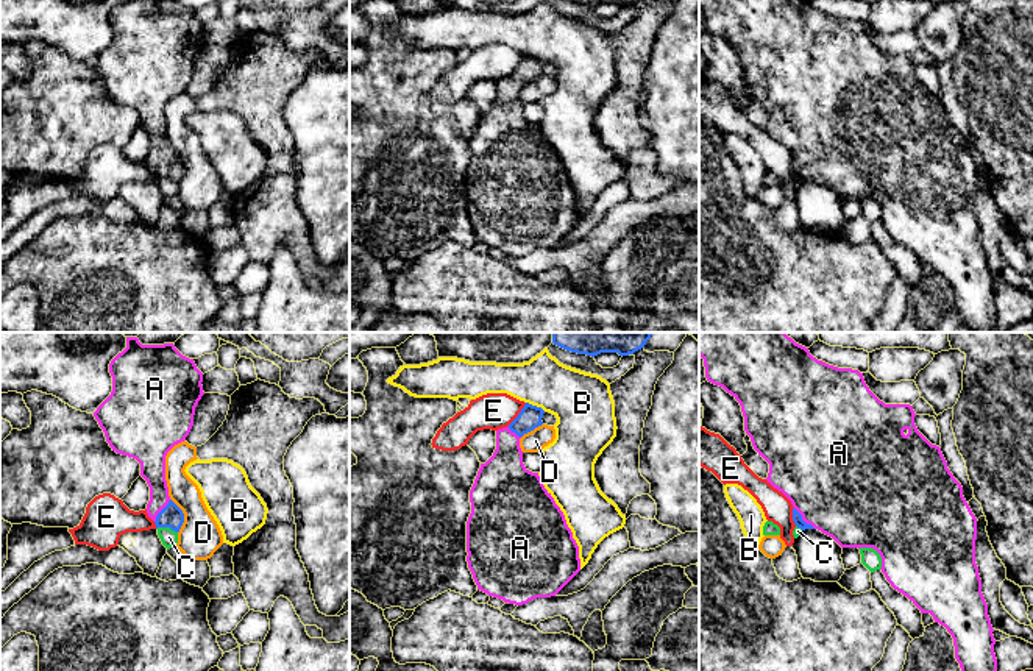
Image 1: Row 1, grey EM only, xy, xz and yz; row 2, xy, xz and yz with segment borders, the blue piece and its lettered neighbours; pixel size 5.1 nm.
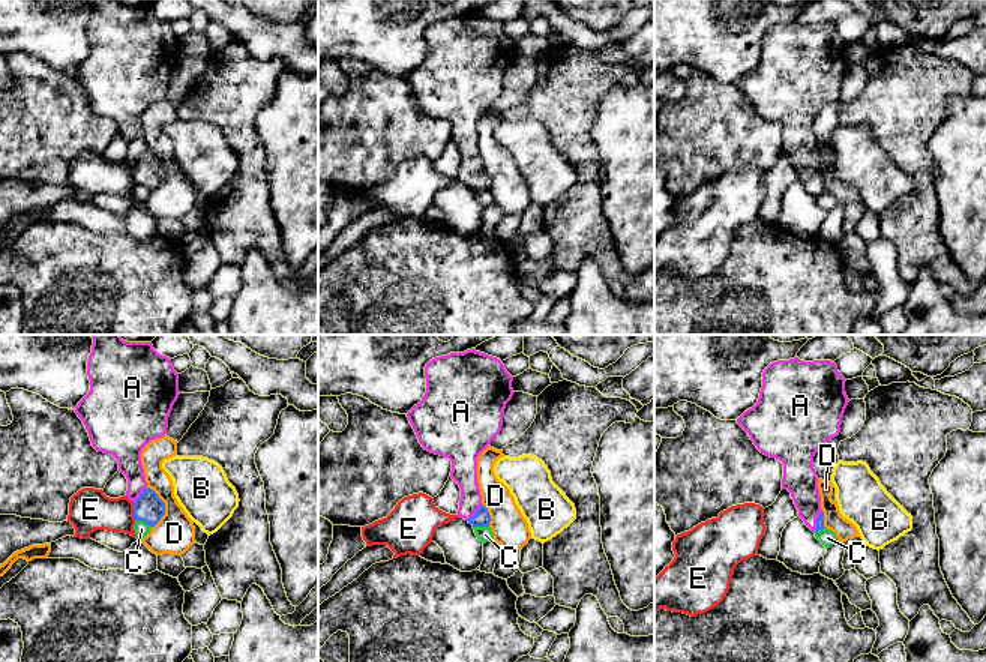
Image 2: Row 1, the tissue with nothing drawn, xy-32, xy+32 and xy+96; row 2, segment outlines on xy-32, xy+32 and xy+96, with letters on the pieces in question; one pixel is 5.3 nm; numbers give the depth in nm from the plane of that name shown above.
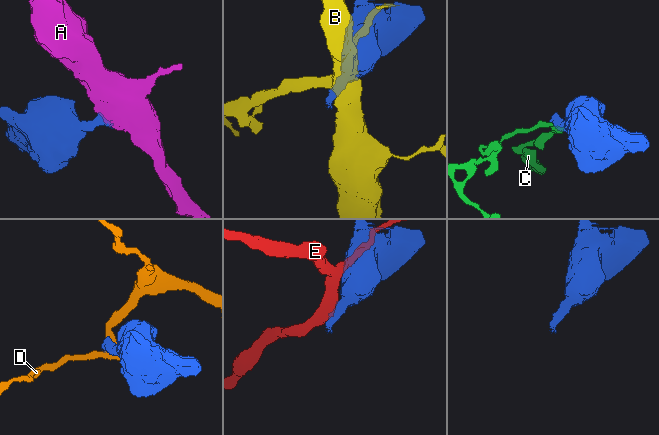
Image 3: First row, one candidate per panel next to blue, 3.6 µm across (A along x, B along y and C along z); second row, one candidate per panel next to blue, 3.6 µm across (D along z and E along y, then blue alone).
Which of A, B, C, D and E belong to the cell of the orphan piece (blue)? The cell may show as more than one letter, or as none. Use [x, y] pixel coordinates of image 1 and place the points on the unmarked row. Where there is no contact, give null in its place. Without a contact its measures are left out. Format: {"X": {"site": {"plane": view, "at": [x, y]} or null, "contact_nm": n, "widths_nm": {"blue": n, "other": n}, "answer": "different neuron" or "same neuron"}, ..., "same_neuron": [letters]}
{"A": {"site": {"plane": "yz", "at": [802, 170]}, "contact_nm": 160, "widths_nm": {"blue": 50, "other": 480}, "answer": "same neuron"}, "B": {"site": {"plane": "xz", "at": [536, 56]}, "contact_nm": 120, "widths_nm": {"blue": 120, "other": 320}, "answer": "different neuron"}, "C": {"site": {"plane": "xy", "at": [167, 177]}, "contact_nm": 110, "widths_nm": {"blue": 120, "other": 90}, "answer": "different neuron"}, "D": {"site": {"plane": "xy", "at": [183, 166]}, "contact_nm": 190, "widths_nm": {"blue": 120, "other": 220}, "answer": "different neuron"}, "E": {"site": {"plane": "xz", "at": [518, 64]}, "contact_nm": 160, "widths_nm": {"blue": 120, "other": 190}, "answer": "different neuron"}, "same_neuron": ["A"]}

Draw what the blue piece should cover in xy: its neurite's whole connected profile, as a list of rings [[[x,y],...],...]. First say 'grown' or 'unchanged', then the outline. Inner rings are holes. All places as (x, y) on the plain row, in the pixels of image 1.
grown | [[[123,0],[109,14],[111,45],[94,62],[106,92],[117,105],[136,109],[150,137],[147,164],[158,178],[179,183],[183,161],[170,150],[165,131],[165,106],[184,92],[193,76],[195,58],[203,42],[203,23],[193,9],[178,0]]]

